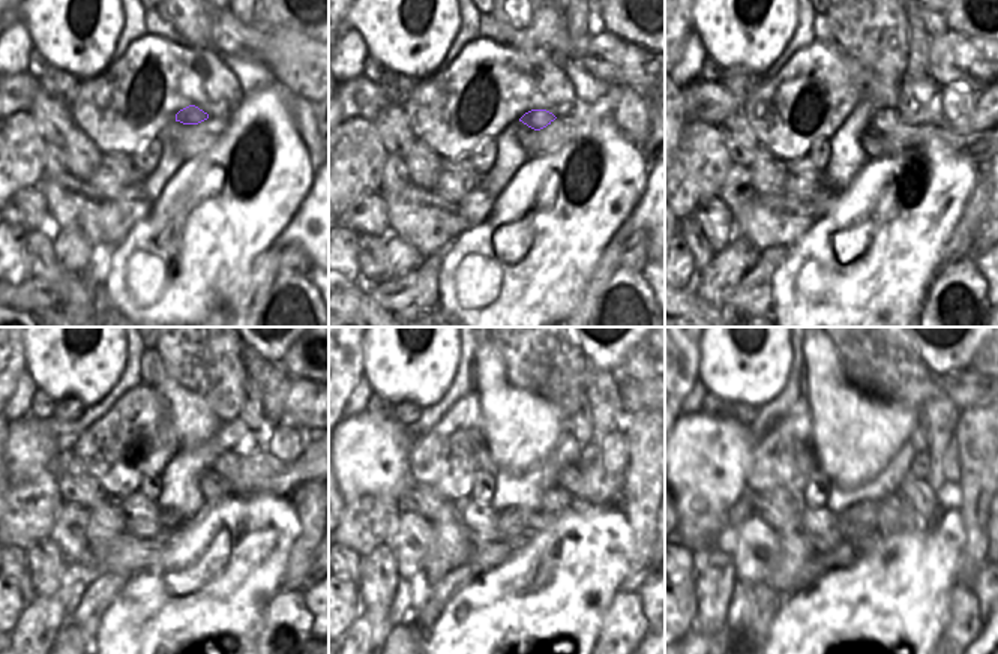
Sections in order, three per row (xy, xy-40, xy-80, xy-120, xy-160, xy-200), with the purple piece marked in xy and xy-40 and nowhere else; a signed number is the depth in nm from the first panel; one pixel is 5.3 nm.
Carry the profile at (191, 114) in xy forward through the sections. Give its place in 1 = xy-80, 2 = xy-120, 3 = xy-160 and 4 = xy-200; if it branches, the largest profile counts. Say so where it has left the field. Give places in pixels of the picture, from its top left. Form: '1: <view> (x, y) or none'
1: xy-80 (884, 120)
2: xy-120 (228, 465)
3: xy-160 (569, 477)
4: xy-200 (922, 498)

